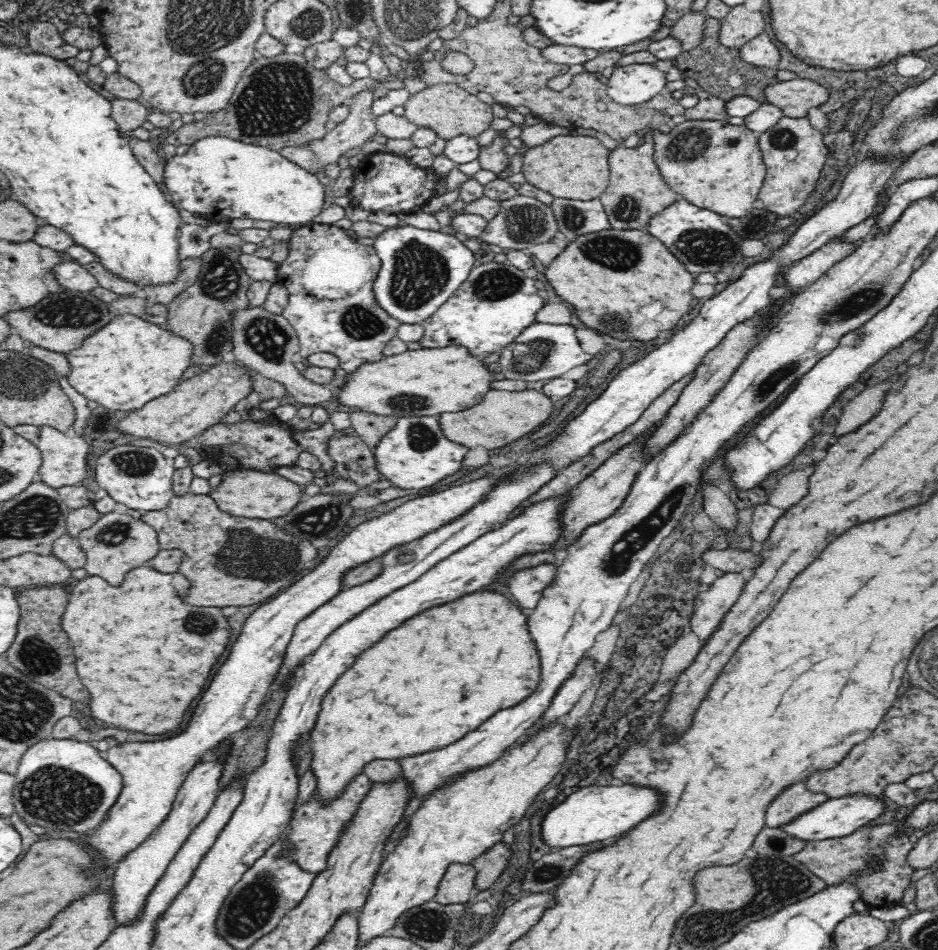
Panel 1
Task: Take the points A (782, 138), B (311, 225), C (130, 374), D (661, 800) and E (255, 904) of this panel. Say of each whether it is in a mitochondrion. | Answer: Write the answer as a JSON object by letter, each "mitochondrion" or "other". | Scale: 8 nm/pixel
{"A":"mitochondrion","B":"other","C":"other","D":"other","E":"mitochondrion"}

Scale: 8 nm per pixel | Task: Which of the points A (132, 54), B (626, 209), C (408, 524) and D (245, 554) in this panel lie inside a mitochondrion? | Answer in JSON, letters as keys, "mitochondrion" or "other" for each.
{"A":"other","B":"mitochondrion","C":"other","D":"mitochondrion"}

